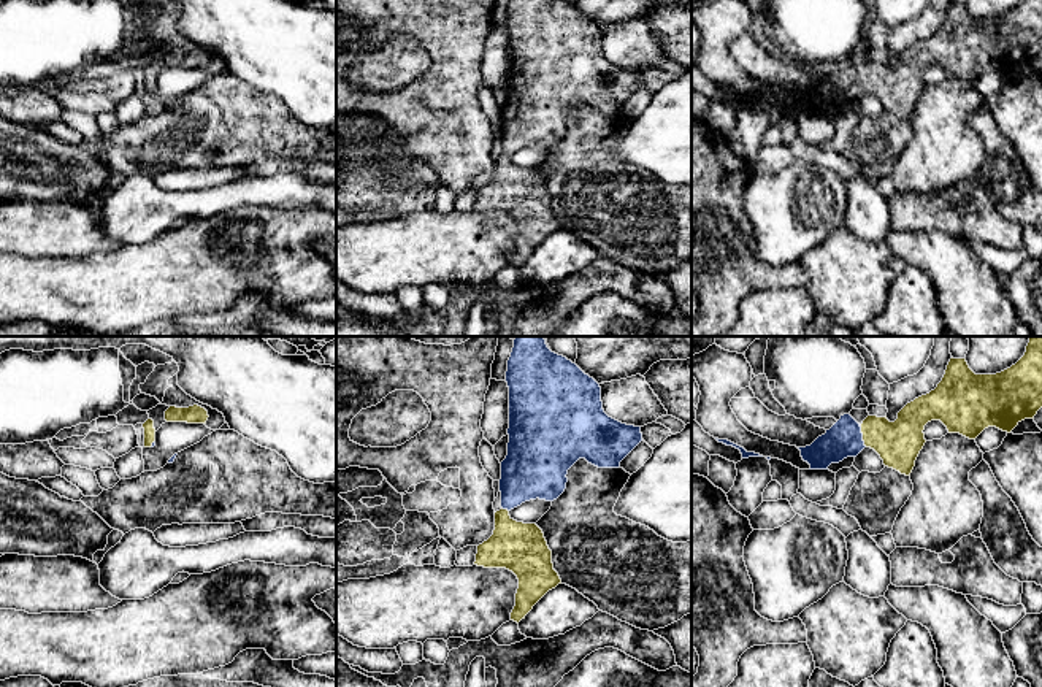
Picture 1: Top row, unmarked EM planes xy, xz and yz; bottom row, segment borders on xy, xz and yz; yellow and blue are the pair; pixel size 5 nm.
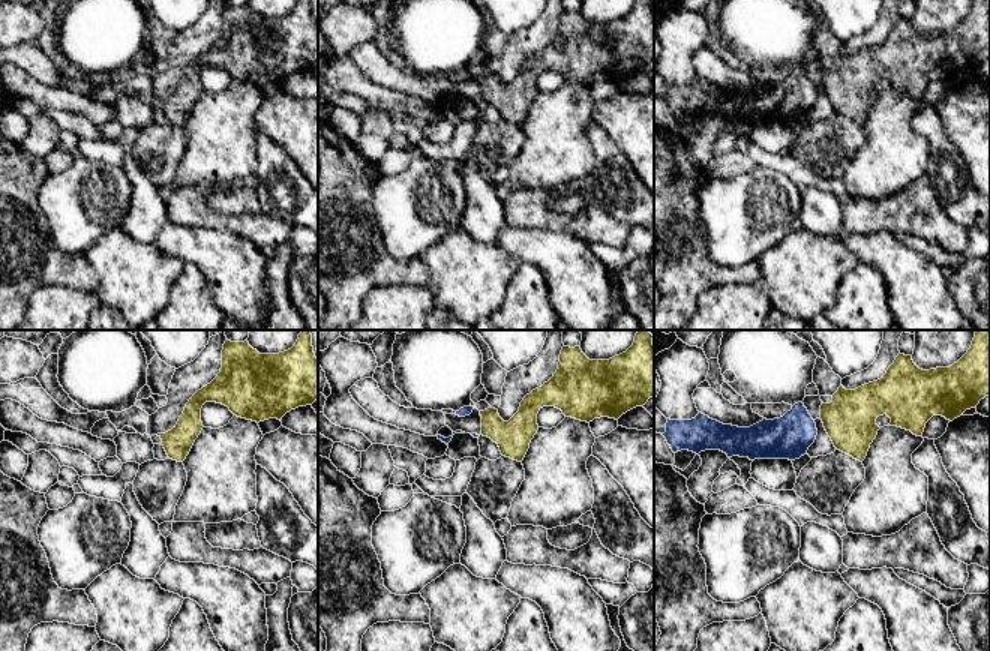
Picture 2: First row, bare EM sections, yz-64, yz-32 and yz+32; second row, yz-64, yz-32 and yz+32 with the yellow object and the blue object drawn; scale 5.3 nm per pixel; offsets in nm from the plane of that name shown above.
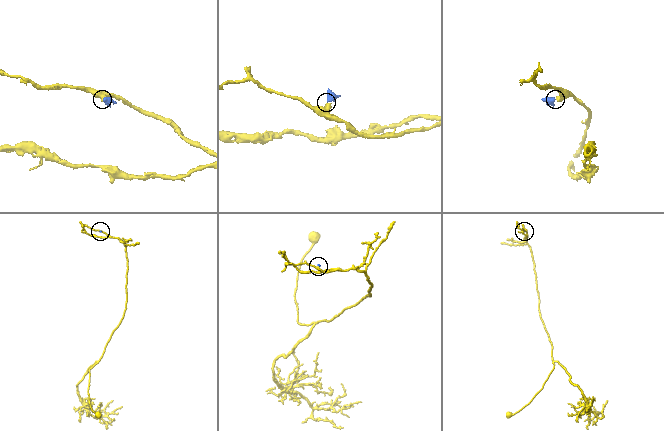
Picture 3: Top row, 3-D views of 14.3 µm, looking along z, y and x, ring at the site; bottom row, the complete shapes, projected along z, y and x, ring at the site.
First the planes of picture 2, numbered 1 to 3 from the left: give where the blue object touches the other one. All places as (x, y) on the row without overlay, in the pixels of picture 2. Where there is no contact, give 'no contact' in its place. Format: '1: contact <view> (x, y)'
1: no contact
2: no contact
3: no contact

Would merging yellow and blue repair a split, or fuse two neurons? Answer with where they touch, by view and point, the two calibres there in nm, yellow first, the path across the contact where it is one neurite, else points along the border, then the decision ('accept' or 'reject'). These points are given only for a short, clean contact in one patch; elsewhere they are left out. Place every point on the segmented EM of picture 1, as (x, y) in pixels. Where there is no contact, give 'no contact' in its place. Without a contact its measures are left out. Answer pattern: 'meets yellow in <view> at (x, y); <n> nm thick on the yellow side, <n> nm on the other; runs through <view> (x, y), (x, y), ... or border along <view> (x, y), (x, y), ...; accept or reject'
meets yellow in yz at (863, 437); 220 nm thick on the yellow side, 180 nm on the other; runs through yz (898, 443), (884, 437), (863, 437), (844, 438); accept

